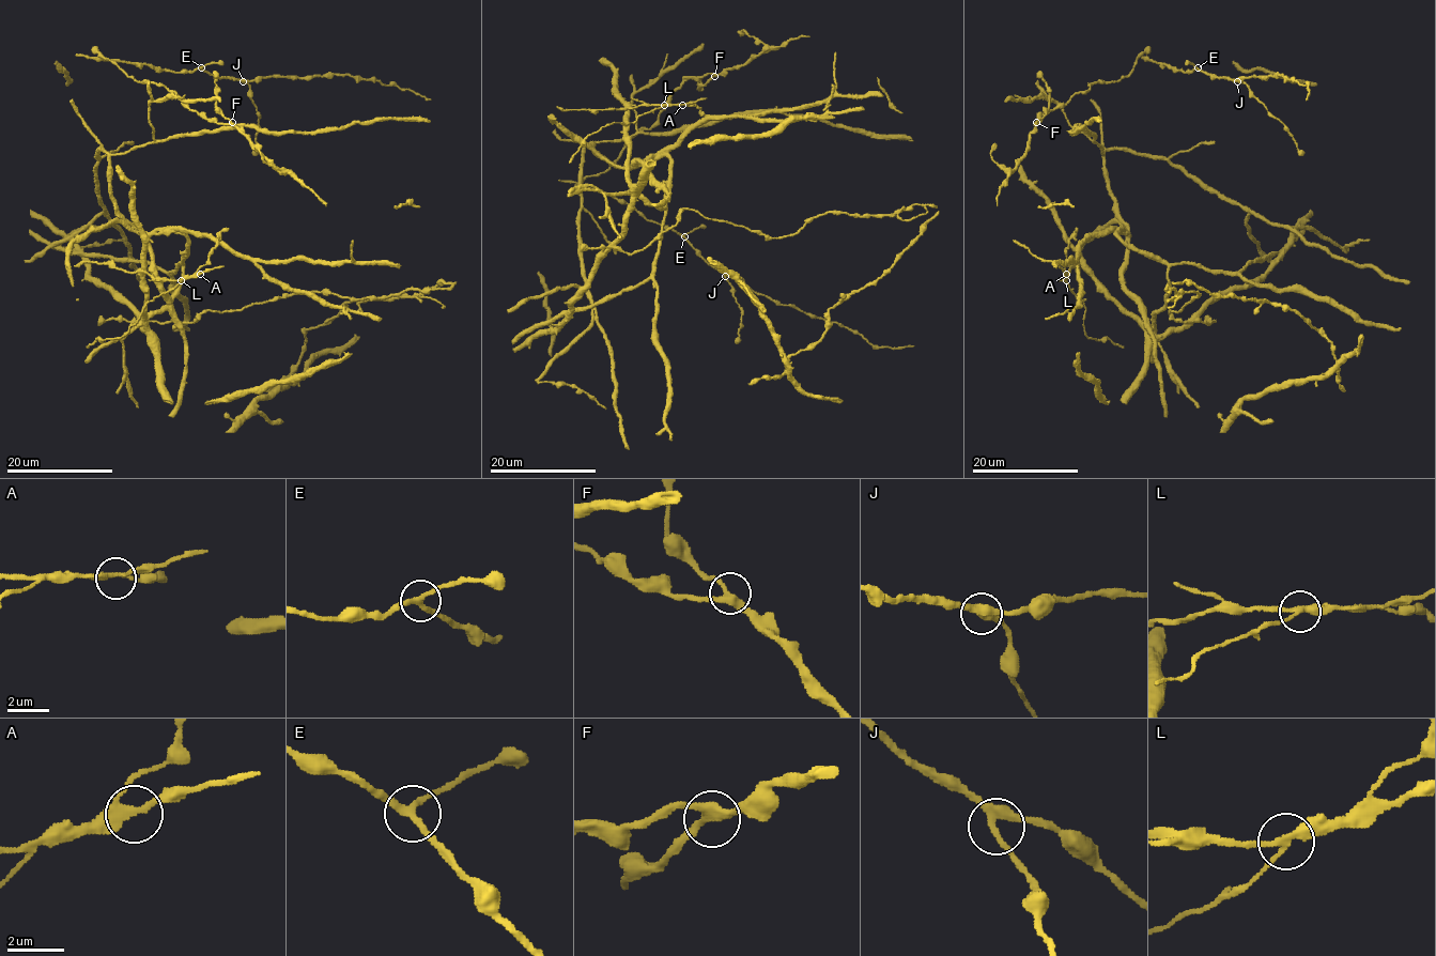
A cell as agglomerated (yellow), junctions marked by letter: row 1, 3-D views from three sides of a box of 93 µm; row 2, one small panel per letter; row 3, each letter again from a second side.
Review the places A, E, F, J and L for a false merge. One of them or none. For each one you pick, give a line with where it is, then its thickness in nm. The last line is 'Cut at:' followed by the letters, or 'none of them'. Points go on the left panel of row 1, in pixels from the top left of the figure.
L: Place: (181, 280). Thickness 240 nm
Cut at: L

